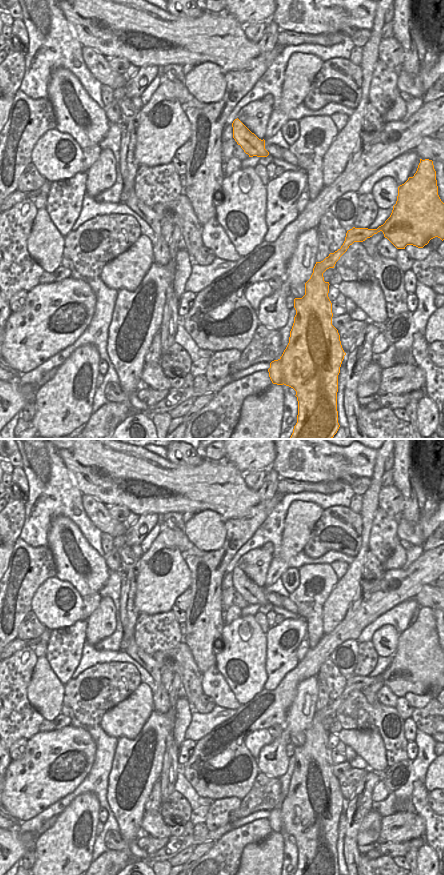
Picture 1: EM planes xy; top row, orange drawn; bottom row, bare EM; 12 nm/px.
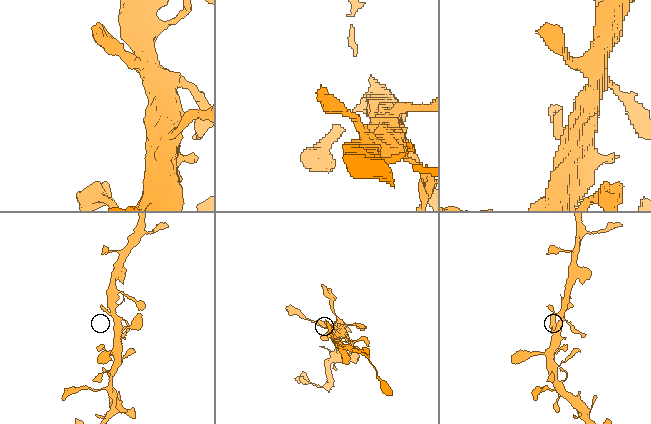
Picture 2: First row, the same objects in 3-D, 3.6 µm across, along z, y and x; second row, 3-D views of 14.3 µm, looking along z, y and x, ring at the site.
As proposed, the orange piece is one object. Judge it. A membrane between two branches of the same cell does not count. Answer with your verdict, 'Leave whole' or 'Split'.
Leave whole.

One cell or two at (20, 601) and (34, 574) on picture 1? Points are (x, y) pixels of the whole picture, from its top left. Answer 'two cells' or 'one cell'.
one cell

